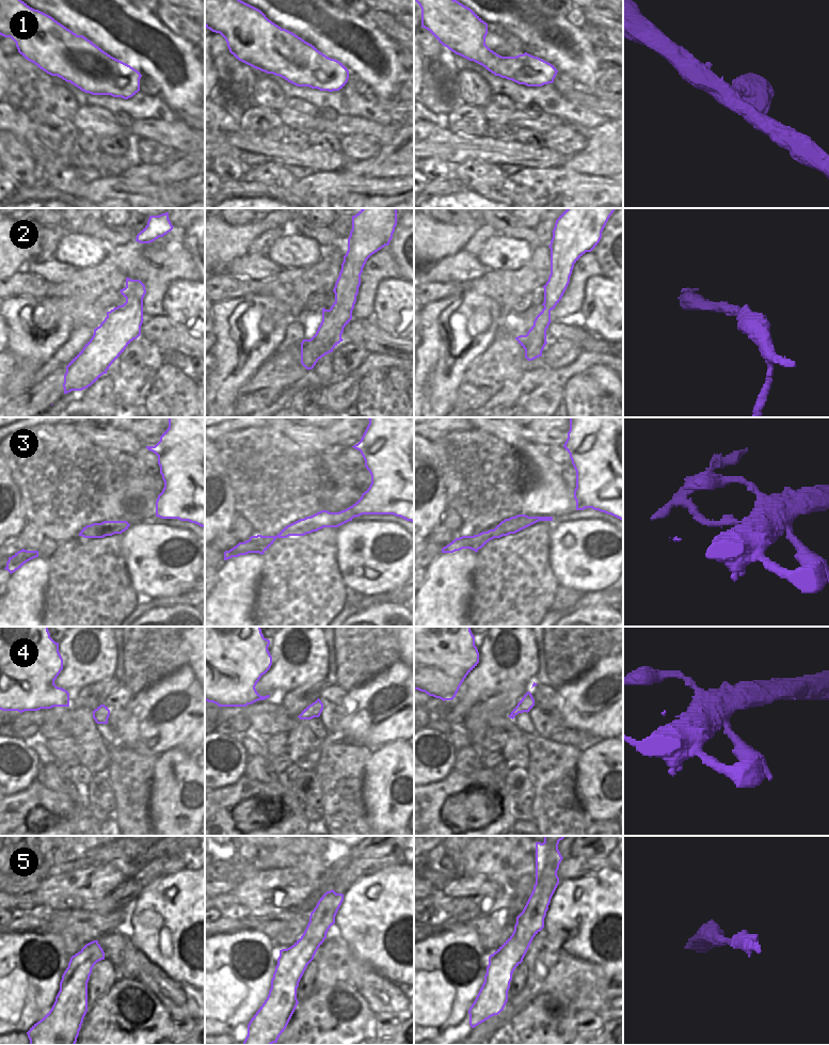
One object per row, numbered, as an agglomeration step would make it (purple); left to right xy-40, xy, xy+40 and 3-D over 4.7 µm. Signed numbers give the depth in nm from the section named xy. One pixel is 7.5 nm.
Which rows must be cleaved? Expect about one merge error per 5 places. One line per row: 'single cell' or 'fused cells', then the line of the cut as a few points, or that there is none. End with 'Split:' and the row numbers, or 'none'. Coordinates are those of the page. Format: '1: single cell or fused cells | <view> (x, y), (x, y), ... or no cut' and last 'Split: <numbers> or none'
1: single cell | no cut
2: single cell | no cut
3: fused cells | xy (339, 511), (349, 511), (352, 518)
4: single cell | no cut
5: single cell | no cut
Split: 3

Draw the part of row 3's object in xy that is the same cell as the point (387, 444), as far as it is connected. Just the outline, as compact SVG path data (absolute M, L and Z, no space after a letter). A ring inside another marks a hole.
M368 417L369 424L361 441L352 446L361 452L365 466L371 475L369 488L361 498L340 512L362 514L394 514L414 523L414 417Z

